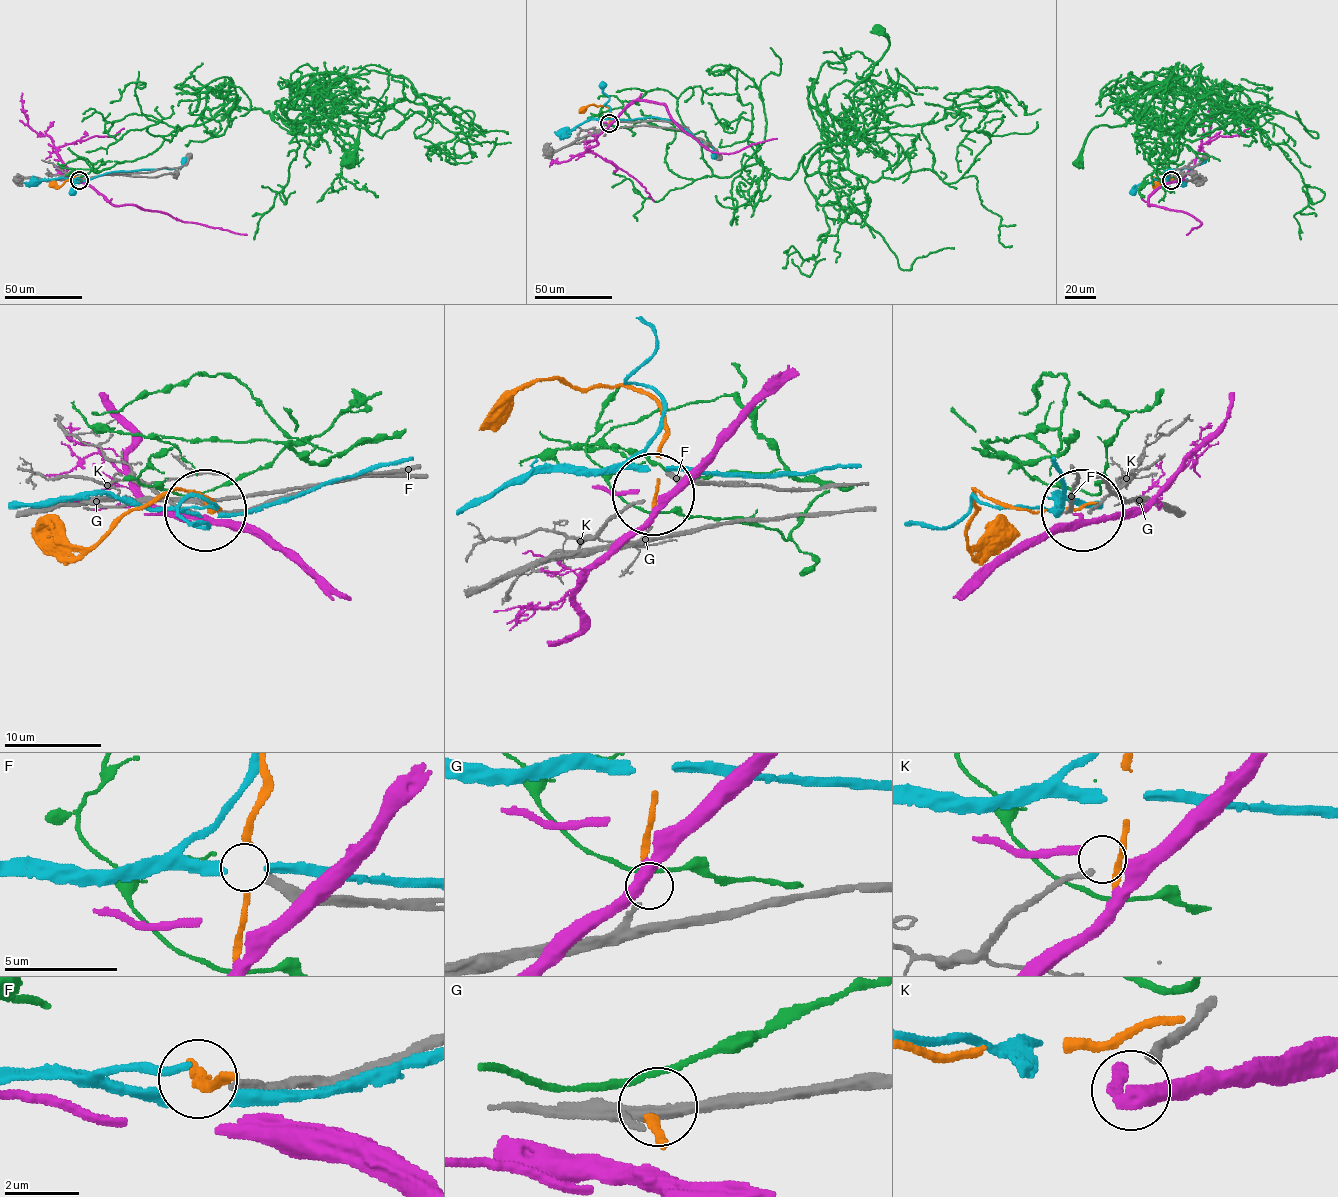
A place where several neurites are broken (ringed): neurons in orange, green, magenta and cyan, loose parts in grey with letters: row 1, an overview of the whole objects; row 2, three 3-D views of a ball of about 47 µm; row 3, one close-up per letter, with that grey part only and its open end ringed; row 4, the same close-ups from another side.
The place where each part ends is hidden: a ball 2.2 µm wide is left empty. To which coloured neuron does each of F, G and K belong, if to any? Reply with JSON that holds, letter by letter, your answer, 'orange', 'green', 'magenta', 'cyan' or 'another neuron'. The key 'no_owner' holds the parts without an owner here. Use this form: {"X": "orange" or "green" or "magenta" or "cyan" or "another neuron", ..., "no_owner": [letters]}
{"F": "another neuron", "G": "orange", "K": "magenta", "no_owner": ["F"]}

